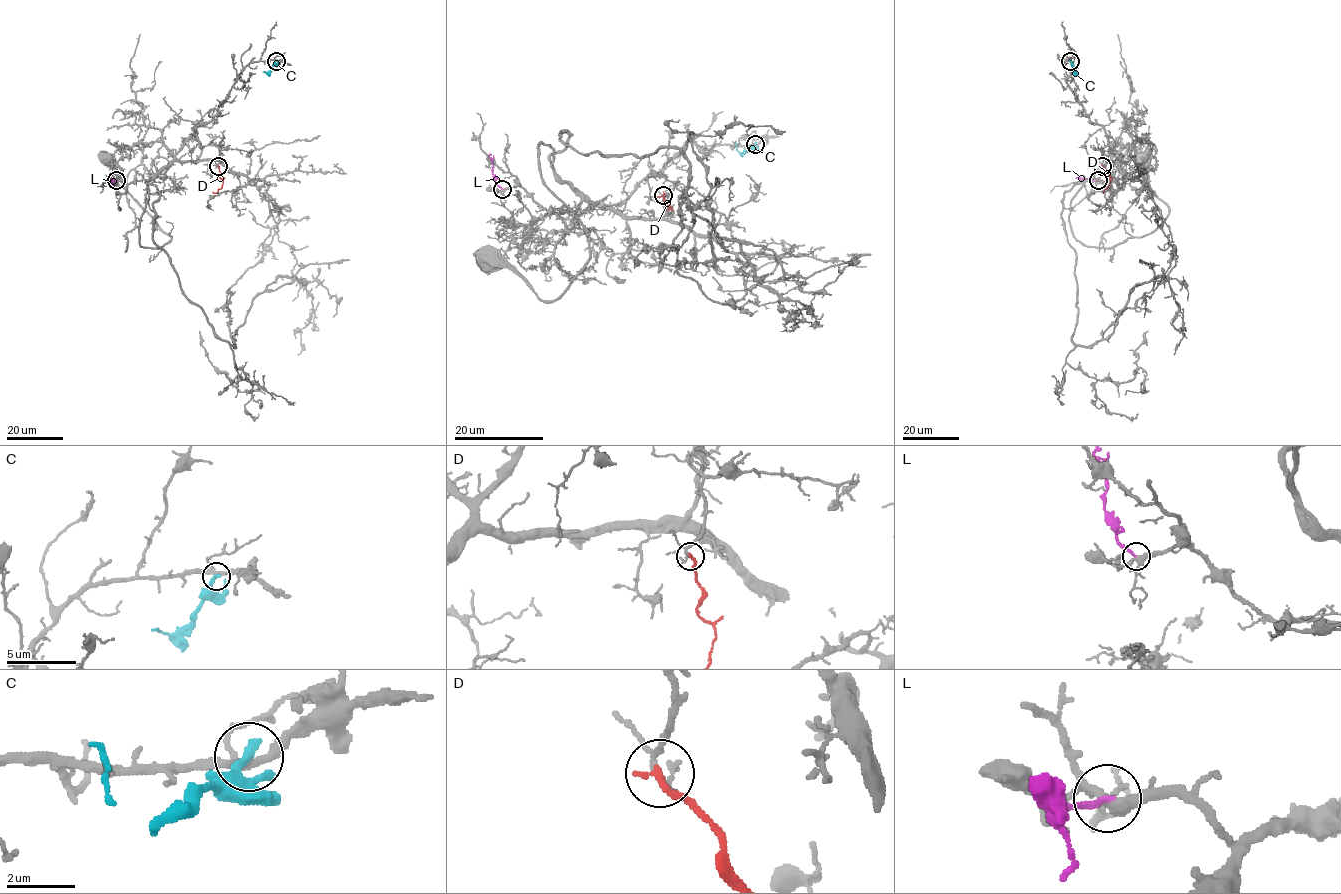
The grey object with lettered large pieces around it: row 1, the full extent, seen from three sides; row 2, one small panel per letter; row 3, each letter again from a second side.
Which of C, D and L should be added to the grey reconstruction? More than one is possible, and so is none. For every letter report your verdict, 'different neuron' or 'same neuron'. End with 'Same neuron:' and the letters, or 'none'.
C: different neuron
D: different neuron
L: different neuron
Same neuron: none

